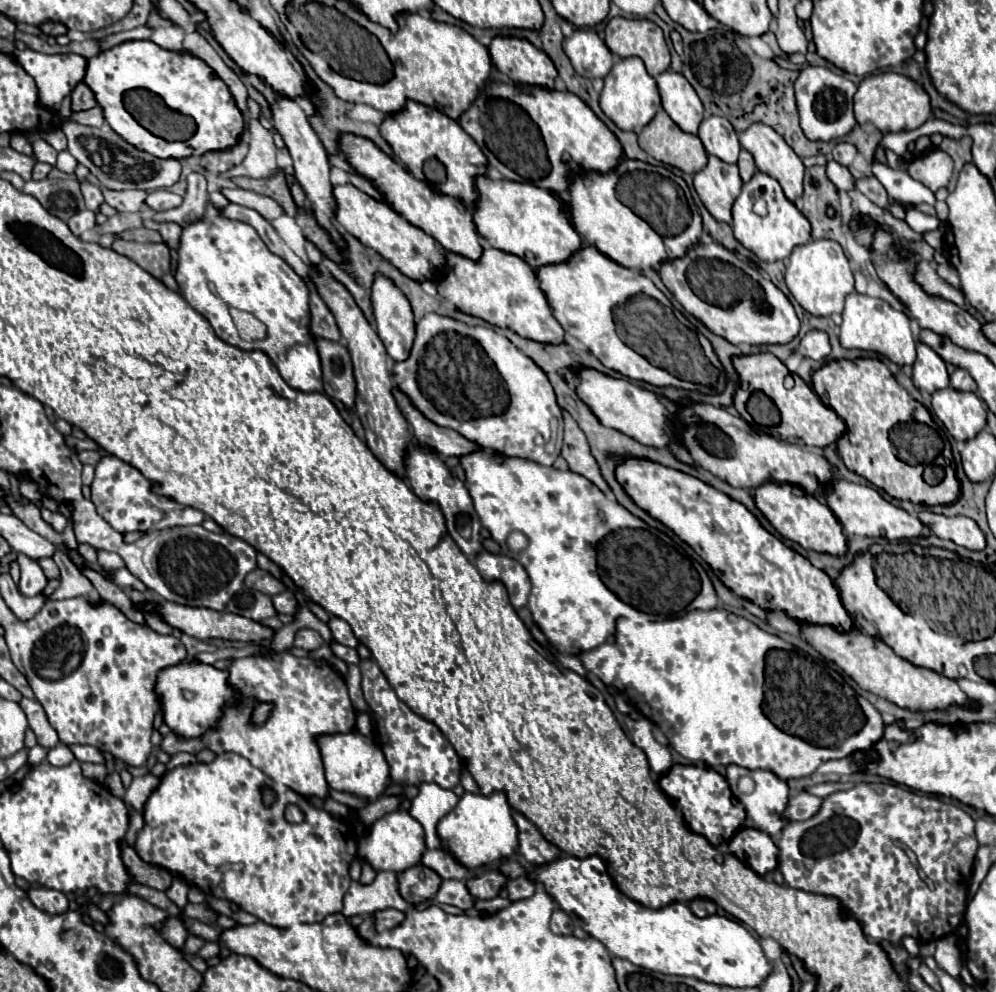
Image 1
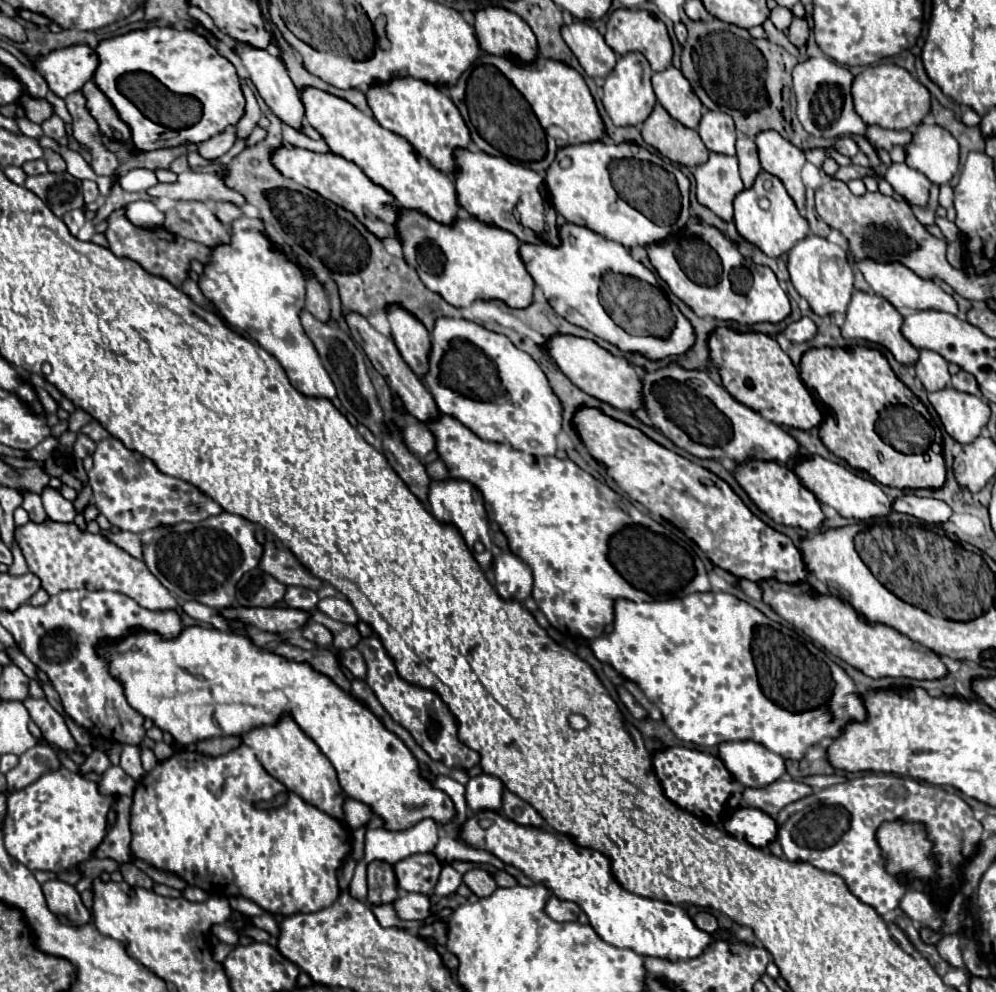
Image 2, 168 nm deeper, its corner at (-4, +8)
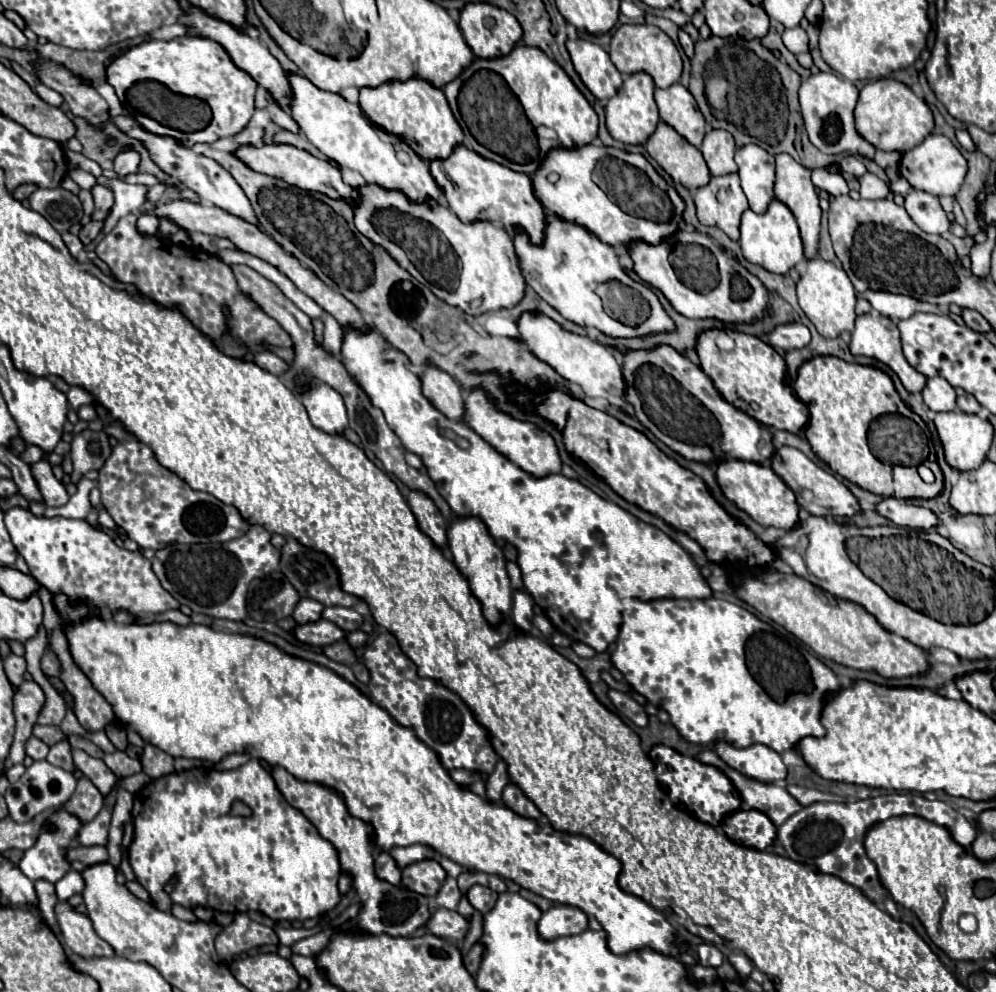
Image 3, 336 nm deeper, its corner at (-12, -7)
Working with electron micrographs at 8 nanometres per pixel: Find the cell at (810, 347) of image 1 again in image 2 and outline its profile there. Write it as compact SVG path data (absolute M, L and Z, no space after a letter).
M802 317L802 319L794 321L794 323L790 323L782 333L792 343L804 343L804 341L810 341L816 335L816 325L814 325L812 319Z

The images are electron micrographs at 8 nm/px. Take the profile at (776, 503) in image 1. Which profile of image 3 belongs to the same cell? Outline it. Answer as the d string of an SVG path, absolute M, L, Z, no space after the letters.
M724 460L718 464L716 470L718 484L728 500L732 500L740 510L748 512L752 520L756 520L762 526L772 526L780 530L792 530L800 522L800 504L794 496L794 492L788 488L788 484L770 468L764 464L754 462L742 462L742 460Z

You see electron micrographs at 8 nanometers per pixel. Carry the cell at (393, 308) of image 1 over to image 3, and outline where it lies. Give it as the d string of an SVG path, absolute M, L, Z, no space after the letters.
M426 364L420 374L424 396L450 420L462 422L464 416L464 396L460 384L444 370L434 364Z

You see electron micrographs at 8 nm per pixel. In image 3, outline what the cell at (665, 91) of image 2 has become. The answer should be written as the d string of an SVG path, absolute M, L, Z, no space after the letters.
M672 84L670 88L656 88L654 92L660 118L670 124L680 136L684 136L692 146L700 146L704 140L704 116L696 108L694 96L682 84Z

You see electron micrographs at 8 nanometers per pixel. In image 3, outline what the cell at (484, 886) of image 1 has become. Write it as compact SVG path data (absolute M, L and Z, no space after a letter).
M476 884L476 886L472 886L472 888L466 892L466 898L470 900L470 904L472 904L476 910L480 910L482 914L486 914L488 910L494 908L494 904L496 904L496 900L498 900L498 894L496 894L494 890L486 888L486 886Z

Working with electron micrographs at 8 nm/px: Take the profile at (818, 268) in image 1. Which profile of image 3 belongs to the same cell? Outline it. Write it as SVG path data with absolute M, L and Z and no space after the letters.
M818 256L810 258L806 262L804 276L796 284L796 290L798 290L800 308L804 310L808 320L816 326L816 330L824 338L836 338L844 330L852 332L854 320L856 320L856 312L854 312L856 290L854 290L852 282L848 280L848 274L842 268L838 268L836 264L832 264L824 258L818 258Z

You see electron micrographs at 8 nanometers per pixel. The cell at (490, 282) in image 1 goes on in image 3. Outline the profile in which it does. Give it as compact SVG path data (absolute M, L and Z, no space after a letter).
M372 184L360 186L360 192L362 200L354 208L356 228L374 244L386 248L404 270L408 270L416 280L420 280L420 284L424 284L432 294L436 294L446 304L456 306L470 316L480 316L490 310L514 308L524 298L526 280L518 266L514 240L500 222L478 220L472 224L464 224L446 204L434 200L430 200L428 204L414 204L402 192L382 190Z

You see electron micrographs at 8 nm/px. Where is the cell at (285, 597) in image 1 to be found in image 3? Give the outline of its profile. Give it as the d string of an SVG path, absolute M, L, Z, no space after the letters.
M302 598L292 614L292 618L298 622L298 624L308 624L308 622L316 622L322 618L322 610L324 606L318 602L318 600L312 600L312 598Z

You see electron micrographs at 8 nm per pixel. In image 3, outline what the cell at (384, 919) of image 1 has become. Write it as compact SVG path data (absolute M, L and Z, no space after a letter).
M436 908L432 916L426 922L426 928L440 938L454 938L456 942L464 940L468 922L464 916L460 916L456 910L446 910L446 908Z

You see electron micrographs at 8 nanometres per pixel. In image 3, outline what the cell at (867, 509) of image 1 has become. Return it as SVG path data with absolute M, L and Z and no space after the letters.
M790 446L778 448L776 454L772 456L772 468L794 490L798 504L808 514L814 514L814 516L846 516L846 518L852 518L852 516L856 516L856 514L862 512L860 500L840 480L836 480L826 470L822 470L818 464L814 464L810 458L806 458L796 448L790 448Z

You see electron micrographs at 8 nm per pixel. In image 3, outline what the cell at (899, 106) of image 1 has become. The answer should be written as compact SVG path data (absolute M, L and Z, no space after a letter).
M882 78L866 84L860 90L854 116L858 134L878 150L906 152L920 144L934 130L934 116L928 104L922 98L918 98L906 84L892 78Z

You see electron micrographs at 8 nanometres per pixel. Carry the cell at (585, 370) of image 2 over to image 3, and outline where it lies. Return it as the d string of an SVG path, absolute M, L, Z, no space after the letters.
M522 314L522 318L518 320L518 328L520 328L522 340L532 350L532 354L538 356L542 362L548 362L568 382L582 386L586 396L590 396L590 398L604 396L612 406L616 406L620 410L626 406L624 376L622 376L620 366L614 360L614 356L602 344L596 344L594 340L590 340L586 336L582 338L572 332L566 332L556 322L552 322L548 316L542 316L542 314L538 314L538 316Z

